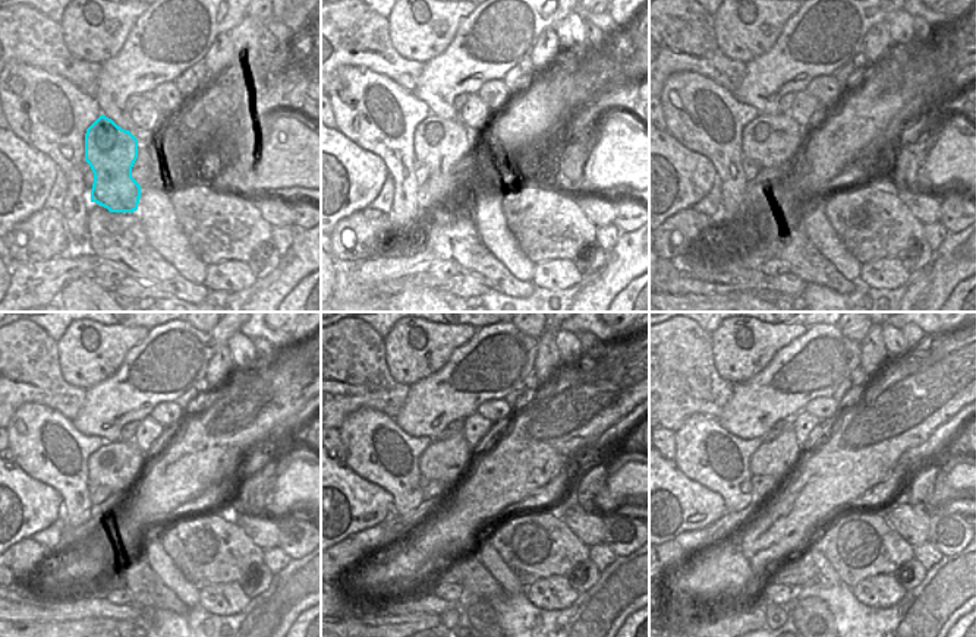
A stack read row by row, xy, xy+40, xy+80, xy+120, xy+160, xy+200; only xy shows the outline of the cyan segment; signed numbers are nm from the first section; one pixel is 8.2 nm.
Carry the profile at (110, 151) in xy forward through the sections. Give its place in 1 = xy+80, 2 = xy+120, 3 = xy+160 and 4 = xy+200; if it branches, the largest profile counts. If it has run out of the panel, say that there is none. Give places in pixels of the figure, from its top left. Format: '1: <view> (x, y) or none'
1: xy+80 (771, 142)
2: xy+120 (116, 464)
3: xy+160 (446, 460)
4: xy+200 (777, 457)

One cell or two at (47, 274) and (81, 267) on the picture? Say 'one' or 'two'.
one

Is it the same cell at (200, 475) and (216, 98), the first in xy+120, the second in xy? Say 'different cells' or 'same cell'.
same cell

